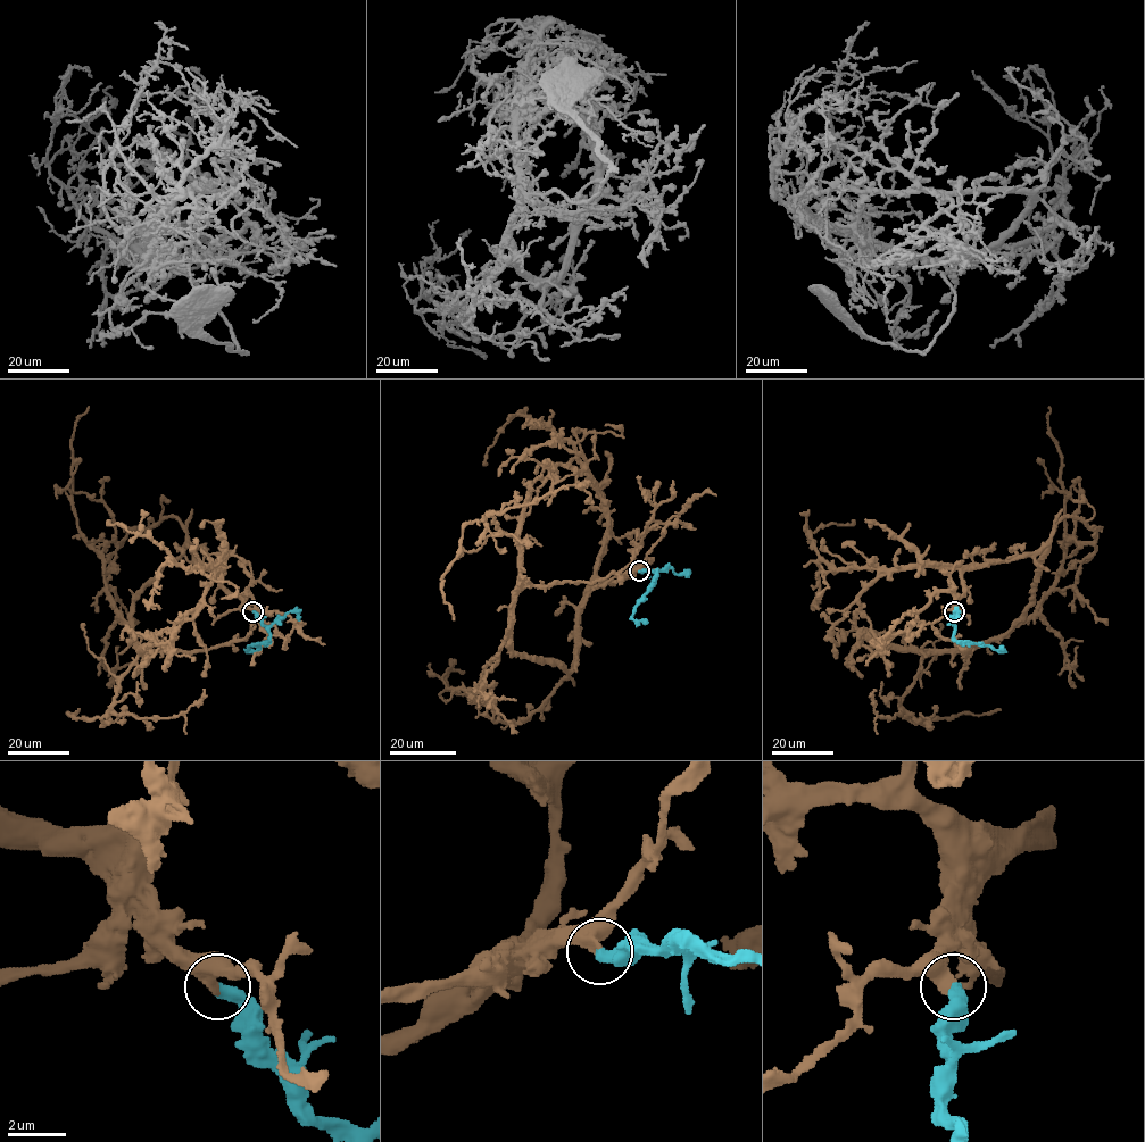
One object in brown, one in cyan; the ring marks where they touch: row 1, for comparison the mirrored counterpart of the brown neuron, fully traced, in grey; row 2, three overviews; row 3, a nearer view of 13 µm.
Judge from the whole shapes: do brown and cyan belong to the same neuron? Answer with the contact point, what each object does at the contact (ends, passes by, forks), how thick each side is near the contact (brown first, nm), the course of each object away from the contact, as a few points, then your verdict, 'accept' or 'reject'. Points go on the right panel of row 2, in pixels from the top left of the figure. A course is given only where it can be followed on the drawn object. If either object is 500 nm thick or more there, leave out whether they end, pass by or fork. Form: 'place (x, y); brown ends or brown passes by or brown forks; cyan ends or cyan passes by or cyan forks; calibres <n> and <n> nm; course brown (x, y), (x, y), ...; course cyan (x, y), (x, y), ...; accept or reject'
place (954, 611); calibres 500 and 440 nm; course brown (955, 611), (957, 568), (899, 567), (862, 592), (855, 625), (921, 655), (901, 706), (906, 717), (1001, 709); course cyan (955, 611), (955, 640), (986, 644), (1001, 652), (1003, 648); accept

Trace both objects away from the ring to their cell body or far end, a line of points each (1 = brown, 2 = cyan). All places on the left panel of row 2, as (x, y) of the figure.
1: (254, 611), (229, 593), (213, 567), (222, 567), (198, 606), (142, 649), (101, 717), (67, 713), (80, 709)
2: (254, 611), (270, 640), (251, 644), (246, 651), (260, 648)

